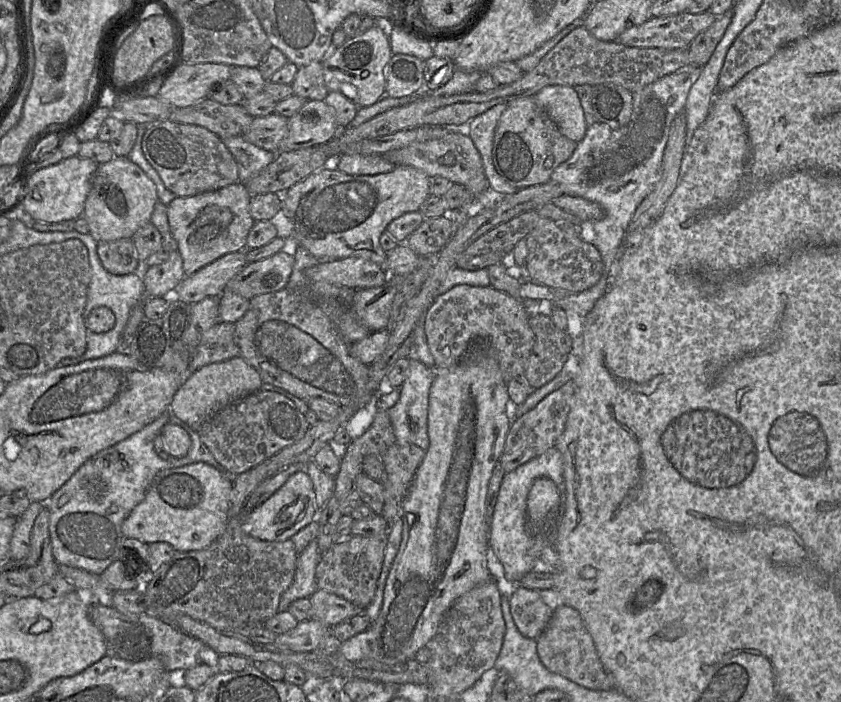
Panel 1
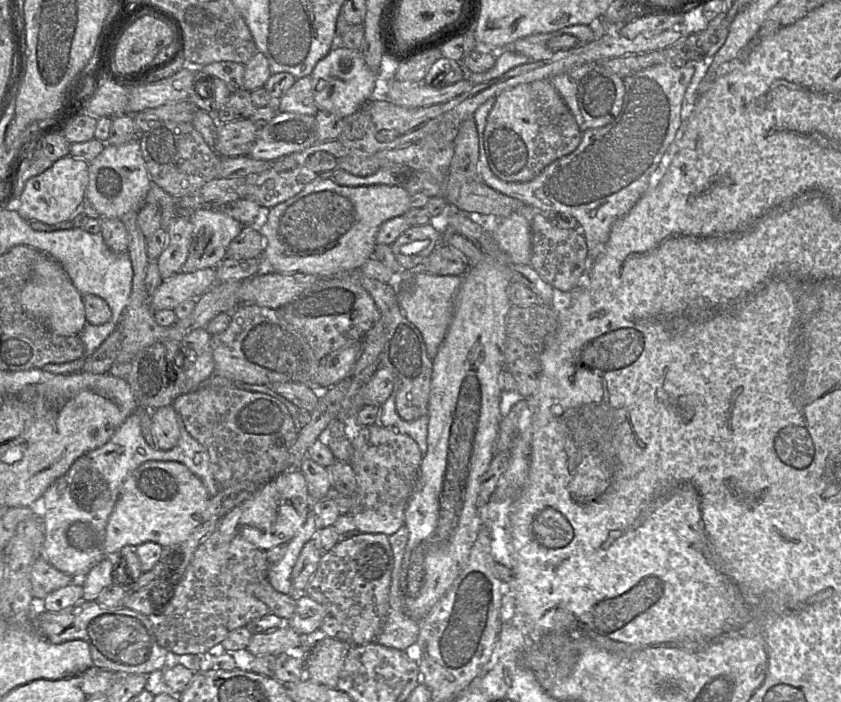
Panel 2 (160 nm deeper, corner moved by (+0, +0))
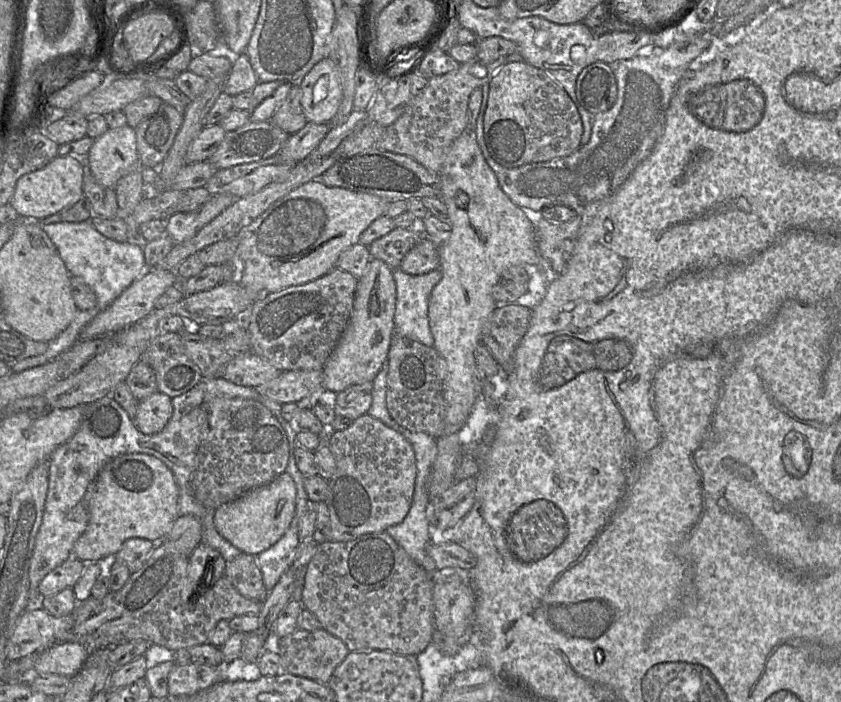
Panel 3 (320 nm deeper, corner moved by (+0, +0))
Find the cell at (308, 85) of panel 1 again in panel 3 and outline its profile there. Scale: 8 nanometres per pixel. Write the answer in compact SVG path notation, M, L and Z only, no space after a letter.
M293 86L289 95L276 110L271 121L289 135L296 134L303 129L308 120L301 104L302 90L300 86Z

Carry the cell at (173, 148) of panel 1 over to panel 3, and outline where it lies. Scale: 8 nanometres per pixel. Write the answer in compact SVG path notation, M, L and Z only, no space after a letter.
M167 103L145 117L135 128L139 164L159 168L184 121L184 113Z

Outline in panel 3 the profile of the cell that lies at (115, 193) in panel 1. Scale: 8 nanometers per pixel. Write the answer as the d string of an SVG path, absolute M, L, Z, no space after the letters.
M127 124L108 129L94 139L87 160L94 178L101 185L114 188L121 177L139 167L134 128Z

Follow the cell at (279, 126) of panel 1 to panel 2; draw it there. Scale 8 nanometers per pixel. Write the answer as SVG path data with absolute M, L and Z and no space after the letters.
M250 119L218 123L215 152L222 157L247 156L256 140L258 128Z

